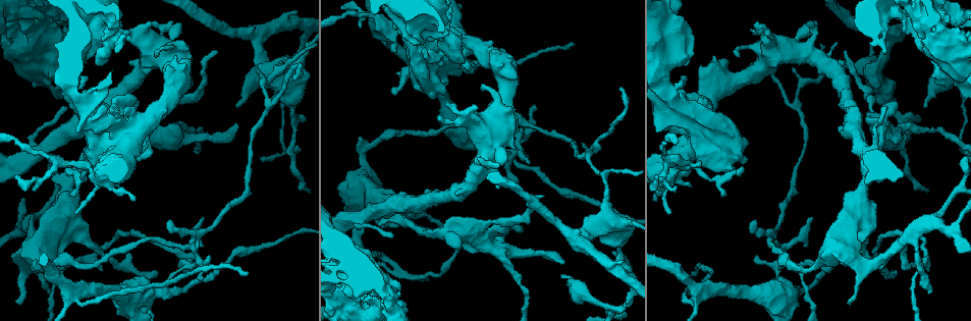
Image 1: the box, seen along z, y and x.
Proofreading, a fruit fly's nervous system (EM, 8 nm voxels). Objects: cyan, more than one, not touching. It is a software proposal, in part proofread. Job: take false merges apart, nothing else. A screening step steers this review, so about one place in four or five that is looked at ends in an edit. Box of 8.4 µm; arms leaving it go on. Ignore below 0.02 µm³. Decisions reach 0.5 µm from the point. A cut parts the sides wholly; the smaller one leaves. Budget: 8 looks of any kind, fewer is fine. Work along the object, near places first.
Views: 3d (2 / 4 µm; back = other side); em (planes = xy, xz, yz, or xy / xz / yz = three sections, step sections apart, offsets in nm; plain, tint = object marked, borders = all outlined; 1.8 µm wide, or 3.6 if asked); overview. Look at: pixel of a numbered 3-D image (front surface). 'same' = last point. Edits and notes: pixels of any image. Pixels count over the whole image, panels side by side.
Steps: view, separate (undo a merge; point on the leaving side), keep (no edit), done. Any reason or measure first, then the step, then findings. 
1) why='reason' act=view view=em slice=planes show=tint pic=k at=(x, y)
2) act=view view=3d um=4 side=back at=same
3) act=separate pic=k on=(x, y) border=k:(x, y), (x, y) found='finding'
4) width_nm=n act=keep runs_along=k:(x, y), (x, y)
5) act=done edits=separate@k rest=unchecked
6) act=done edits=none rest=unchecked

why='touches itself' act=view view=3d um=2 pic=1 at=(64, 32)

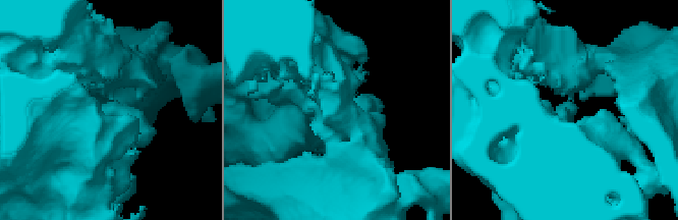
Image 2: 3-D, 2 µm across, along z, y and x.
act=view view=em slice=planes show=tint pic=2 at=(559, 114)

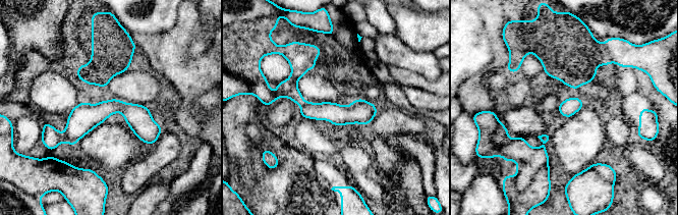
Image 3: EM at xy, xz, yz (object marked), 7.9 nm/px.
width_nm=140 act=separate pic=3 on=(69, 142) border=3:(77, 140), (64, 141) found='a second neuron is stuck on'

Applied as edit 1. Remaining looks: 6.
act=view view=overview

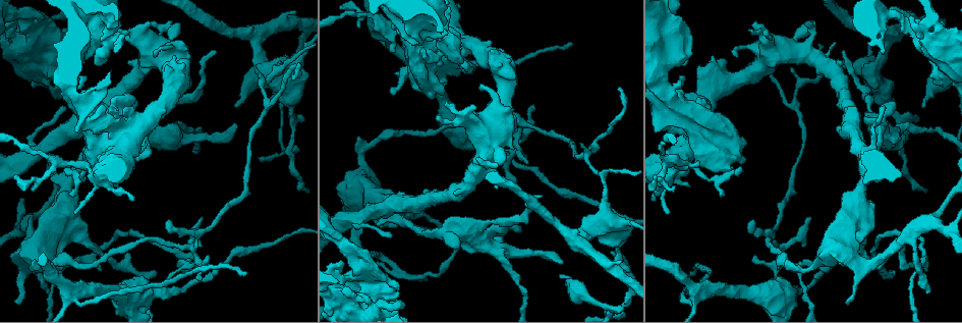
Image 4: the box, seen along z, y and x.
why='calibre changes' act=view view=em slice=xy step=16 show=tint pic=4 at=(671, 104)

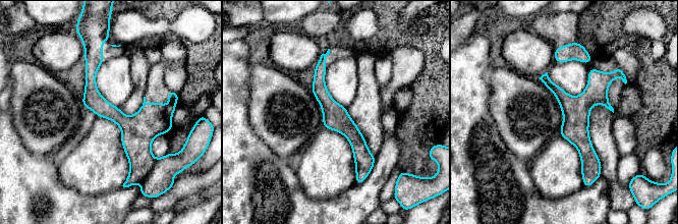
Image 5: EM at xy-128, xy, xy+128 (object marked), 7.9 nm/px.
why='another direction' act=view view=em slice=planes show=tint at=same

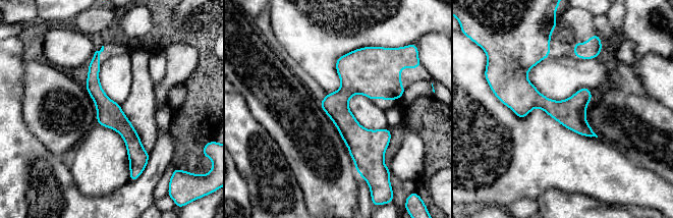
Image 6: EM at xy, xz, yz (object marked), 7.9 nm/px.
width_nm=200 act=keep found='continuous, no second neuron'

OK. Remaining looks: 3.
why='three-way junction' act=view view=em slice=planes show=tint pic=4 at=(191, 248)

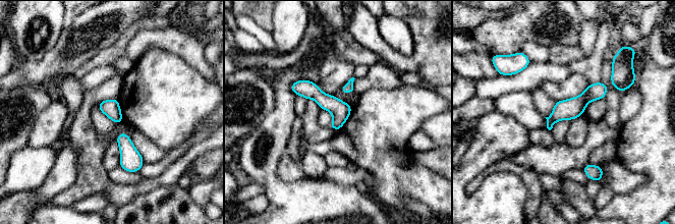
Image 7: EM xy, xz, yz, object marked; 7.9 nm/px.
width_nm=140 act=separate pic=7 on=(550, 122) found='two neurons meet here'

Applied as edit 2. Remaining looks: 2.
act=done edits=separate@3,separate@7 rest=unchecked

